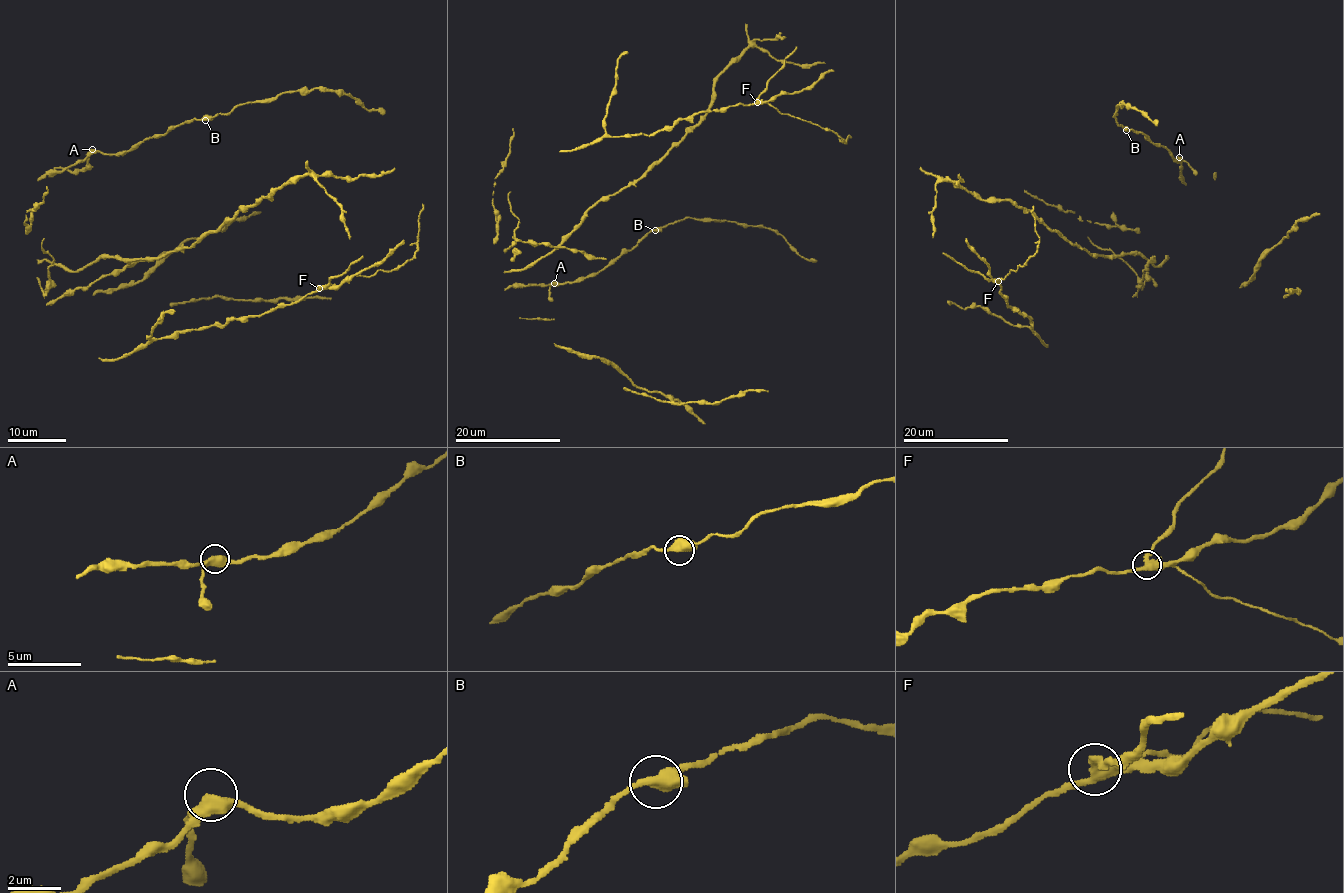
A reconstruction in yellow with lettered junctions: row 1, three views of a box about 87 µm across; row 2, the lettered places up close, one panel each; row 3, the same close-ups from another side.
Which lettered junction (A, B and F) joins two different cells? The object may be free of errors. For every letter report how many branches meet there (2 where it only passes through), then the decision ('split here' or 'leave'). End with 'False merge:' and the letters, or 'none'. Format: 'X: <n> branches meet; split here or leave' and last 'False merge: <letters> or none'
A: 3 branches meet; leave
B: 3 branches meet; leave
F: 3 branches meet; split here
False merge: F

